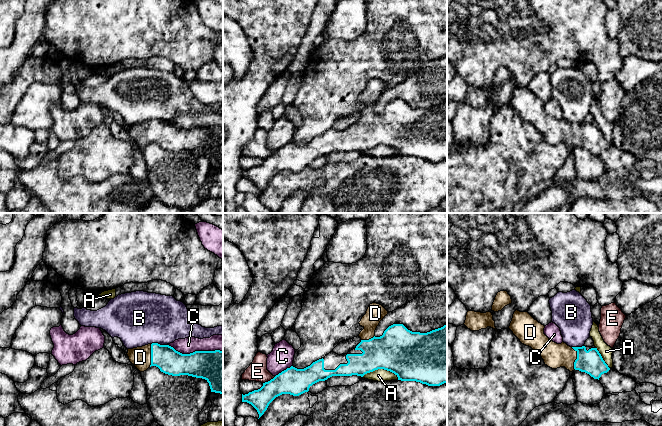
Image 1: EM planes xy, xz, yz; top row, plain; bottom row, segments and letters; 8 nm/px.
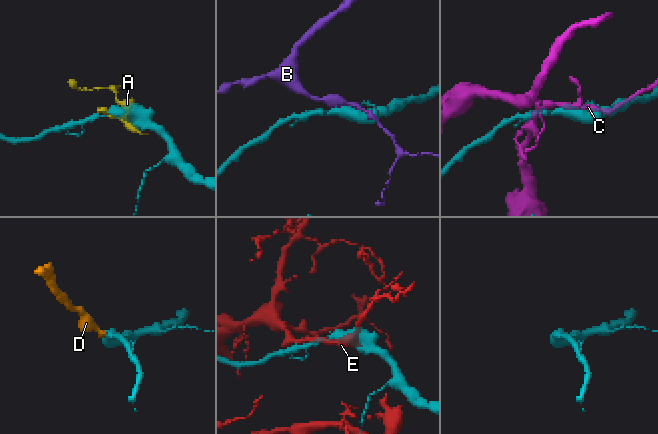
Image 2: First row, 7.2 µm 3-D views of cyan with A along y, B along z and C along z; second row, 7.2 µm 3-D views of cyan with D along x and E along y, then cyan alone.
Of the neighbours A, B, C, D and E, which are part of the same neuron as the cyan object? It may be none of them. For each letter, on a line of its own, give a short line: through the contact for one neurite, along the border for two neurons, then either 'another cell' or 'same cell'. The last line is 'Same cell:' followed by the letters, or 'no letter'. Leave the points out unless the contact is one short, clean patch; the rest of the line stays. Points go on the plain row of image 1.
A: another cell
B: another cell
C: another cell
D: yz (591, 138), (577, 134), (555, 131) | same cell
E: another cell
Same cell: D

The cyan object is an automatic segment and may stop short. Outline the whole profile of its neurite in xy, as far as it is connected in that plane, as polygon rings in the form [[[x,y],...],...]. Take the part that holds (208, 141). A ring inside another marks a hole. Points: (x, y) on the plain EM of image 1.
[[[152,119],[128,125],[127,131],[140,148],[156,142],[168,151],[202,154],[209,159],[211,168],[223,171],[223,127],[182,130],[169,121]]]

